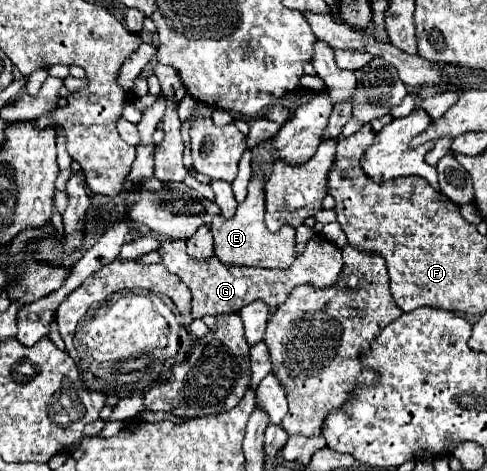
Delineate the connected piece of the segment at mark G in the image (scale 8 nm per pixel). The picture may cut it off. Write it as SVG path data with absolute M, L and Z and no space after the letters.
M319 234L305 244L305 252L295 256L295 262L289 268L253 268L253 266L231 266L231 264L221 264L215 256L205 260L193 260L187 256L185 242L183 240L163 240L159 246L159 256L165 268L179 276L181 282L187 284L187 288L193 294L193 308L191 316L193 318L203 318L207 314L219 316L227 312L239 312L245 304L261 298L263 302L269 304L269 308L277 308L279 304L285 302L289 292L299 286L299 284L313 284L313 286L329 286L337 282L337 276L341 272L343 260L341 260L341 248L335 244L327 242Z

